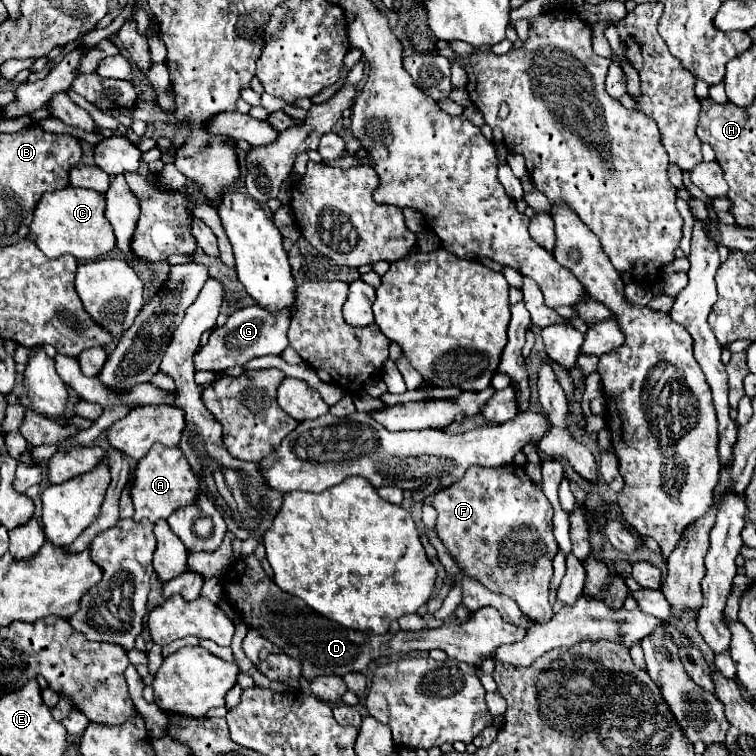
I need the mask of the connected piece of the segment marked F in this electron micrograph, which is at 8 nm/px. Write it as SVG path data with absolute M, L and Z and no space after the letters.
M506 464L498 468L468 468L462 480L434 494L434 508L438 512L438 538L442 540L454 562L460 566L464 576L478 580L492 592L510 596L522 608L522 612L526 612L526 616L530 616L538 624L544 624L546 620L550 620L550 616L554 616L548 598L552 560L558 552L558 544L552 534L552 504L544 496L542 486L534 484L522 466Z

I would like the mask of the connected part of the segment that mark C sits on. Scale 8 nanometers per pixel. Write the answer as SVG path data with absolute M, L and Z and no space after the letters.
M66 186L58 192L48 192L42 196L34 210L34 220L30 224L28 240L32 240L48 258L58 258L72 254L80 262L96 260L116 246L116 236L112 224L104 216L104 200L100 192L88 188Z

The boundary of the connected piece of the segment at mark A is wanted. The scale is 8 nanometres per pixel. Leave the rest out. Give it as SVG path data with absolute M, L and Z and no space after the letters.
M154 444L150 452L136 464L132 472L132 504L134 504L134 520L140 522L142 518L148 518L150 522L158 522L162 518L168 518L174 510L190 504L196 500L198 494L198 480L194 472L190 472L190 466L186 464L186 458L178 448L166 448L162 444Z

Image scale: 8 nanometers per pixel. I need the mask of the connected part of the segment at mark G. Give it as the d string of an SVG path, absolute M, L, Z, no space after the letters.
M248 306L236 310L222 328L214 328L210 334L208 344L194 356L196 370L226 370L232 366L242 366L252 358L266 356L266 354L282 354L288 346L288 332L290 326L290 310L282 310L278 314L268 312L262 306Z

